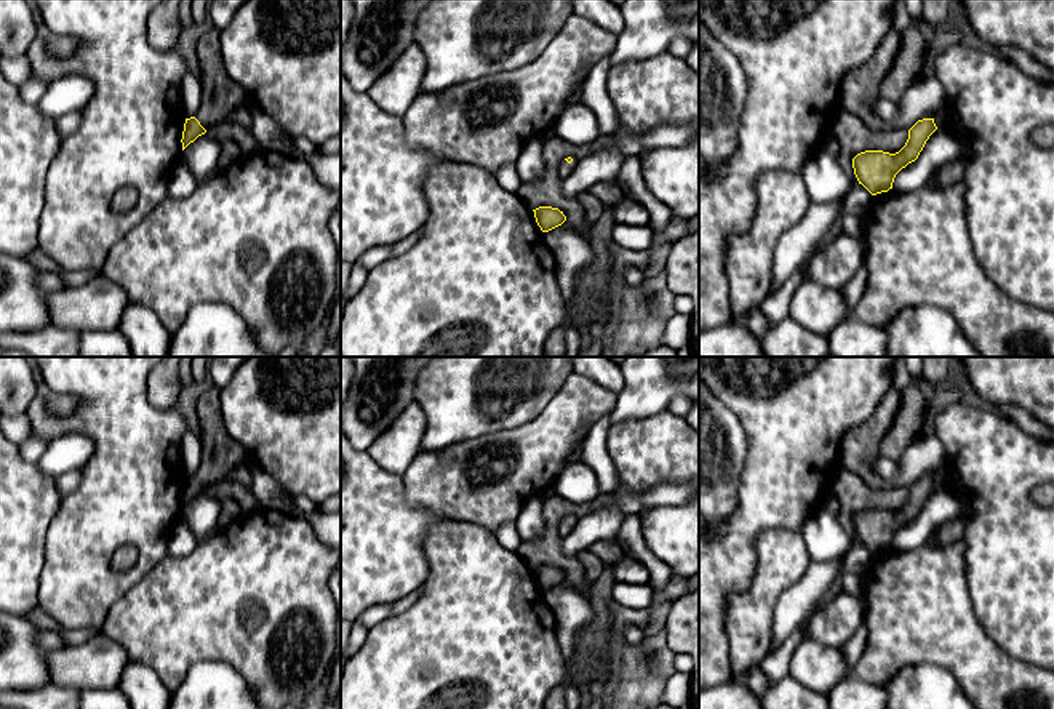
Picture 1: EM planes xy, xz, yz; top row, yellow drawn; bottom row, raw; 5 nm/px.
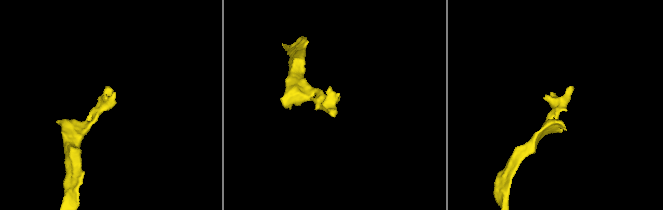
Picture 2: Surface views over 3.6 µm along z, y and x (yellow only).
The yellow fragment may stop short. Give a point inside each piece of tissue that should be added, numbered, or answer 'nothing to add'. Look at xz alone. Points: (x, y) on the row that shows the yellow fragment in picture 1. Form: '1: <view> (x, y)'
1: xz (565, 168)

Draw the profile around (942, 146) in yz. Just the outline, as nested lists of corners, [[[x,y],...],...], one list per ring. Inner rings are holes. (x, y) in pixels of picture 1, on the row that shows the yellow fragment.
[[[937,128],[918,158],[896,174],[892,189],[900,192],[921,189],[942,165],[964,155],[961,141],[953,133]]]

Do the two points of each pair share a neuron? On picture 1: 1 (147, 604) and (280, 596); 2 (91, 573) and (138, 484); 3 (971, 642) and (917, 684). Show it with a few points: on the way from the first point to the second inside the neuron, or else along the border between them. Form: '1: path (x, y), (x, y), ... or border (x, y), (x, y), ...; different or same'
1: path (181, 604), (218, 604), (247, 596); same
2: path (93, 551), (93, 528), (115, 506); same
3: border (901, 668), (938, 664), (955, 679), (963, 692); different

